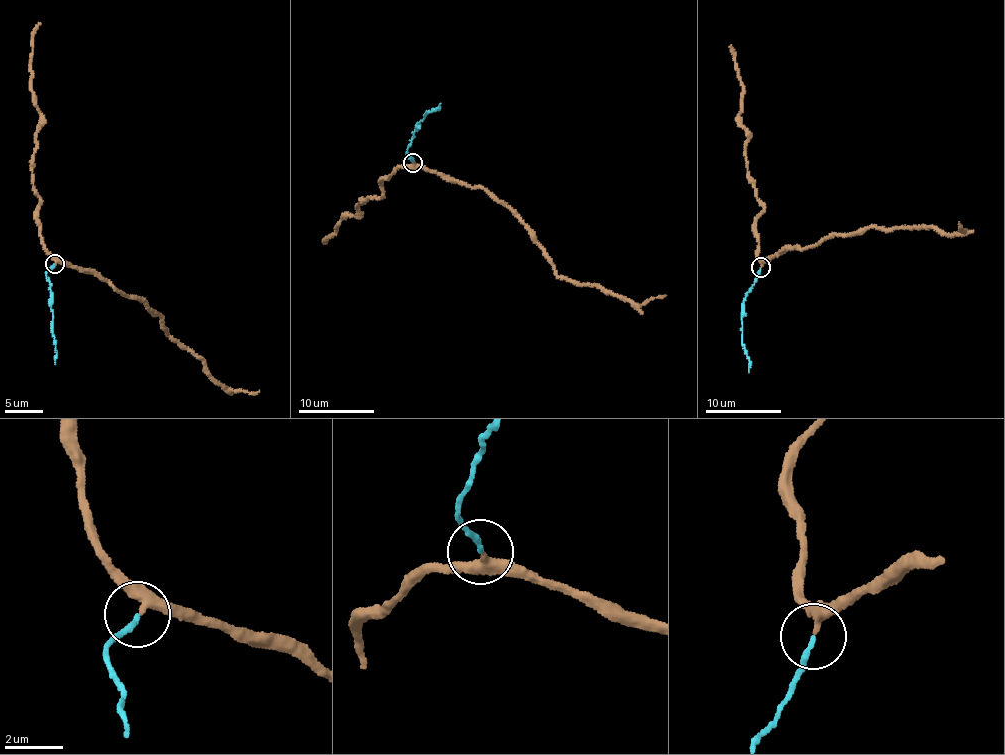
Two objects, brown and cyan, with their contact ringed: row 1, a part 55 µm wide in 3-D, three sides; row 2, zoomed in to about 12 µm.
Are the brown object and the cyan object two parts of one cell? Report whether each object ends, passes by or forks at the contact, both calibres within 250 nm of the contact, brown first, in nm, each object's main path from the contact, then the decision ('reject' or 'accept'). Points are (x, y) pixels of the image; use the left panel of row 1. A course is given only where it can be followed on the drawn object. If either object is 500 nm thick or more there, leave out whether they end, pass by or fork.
brown passes by; cyan ends there; 260 nm thick on the brown side, 170 nm on the other; brown runs (56, 264), (96, 271), (133, 296), (160, 317), (167, 332), (202, 357), (213, 379), (227, 390), (259, 390); cyan runs (54, 264), (46, 274), (50, 285), (57, 352), (55, 364); accept

